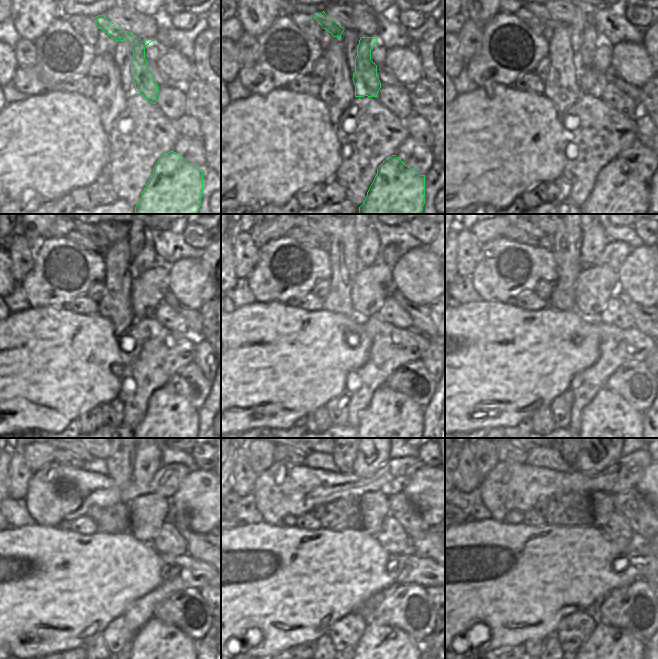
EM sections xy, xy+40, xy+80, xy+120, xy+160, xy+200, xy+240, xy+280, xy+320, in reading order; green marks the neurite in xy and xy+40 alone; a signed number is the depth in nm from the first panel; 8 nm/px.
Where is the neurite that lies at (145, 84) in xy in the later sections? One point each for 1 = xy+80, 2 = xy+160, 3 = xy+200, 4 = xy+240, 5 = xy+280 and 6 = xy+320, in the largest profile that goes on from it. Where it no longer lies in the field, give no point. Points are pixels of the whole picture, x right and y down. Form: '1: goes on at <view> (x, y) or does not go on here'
1: goes on at xy+80 (591, 37)
2: goes on at xy+160 (368, 248)
3: goes on at xy+200 (594, 240)
4: goes on at xy+240 (147, 462)
5: goes on at xy+280 (370, 458)
6: goes on at xy+320 (592, 458)

